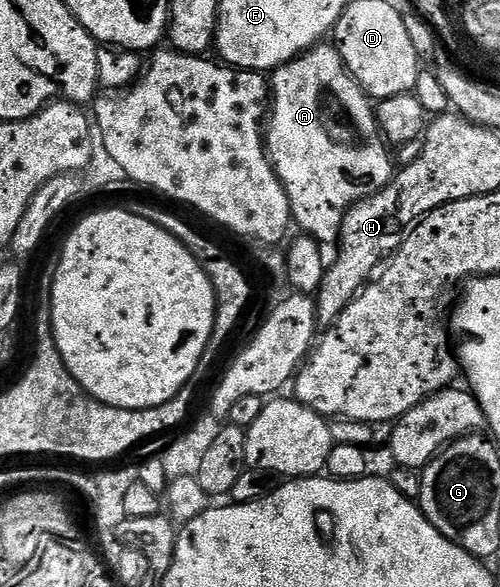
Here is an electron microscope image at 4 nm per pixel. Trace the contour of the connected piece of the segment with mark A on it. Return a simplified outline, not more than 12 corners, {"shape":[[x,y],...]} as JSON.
{"shape":[[333,44],[269,78],[266,151],[322,247],[396,164]]}

